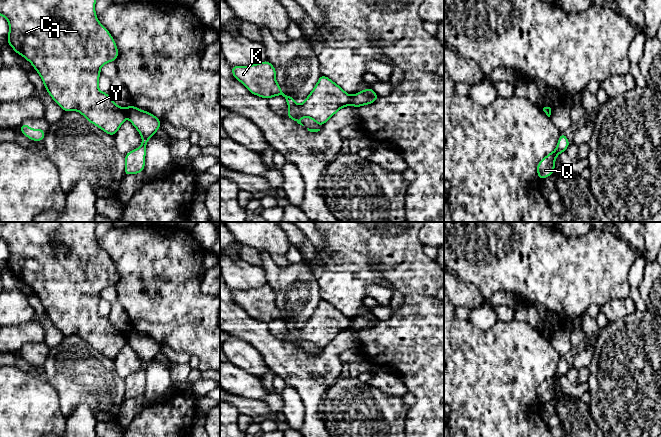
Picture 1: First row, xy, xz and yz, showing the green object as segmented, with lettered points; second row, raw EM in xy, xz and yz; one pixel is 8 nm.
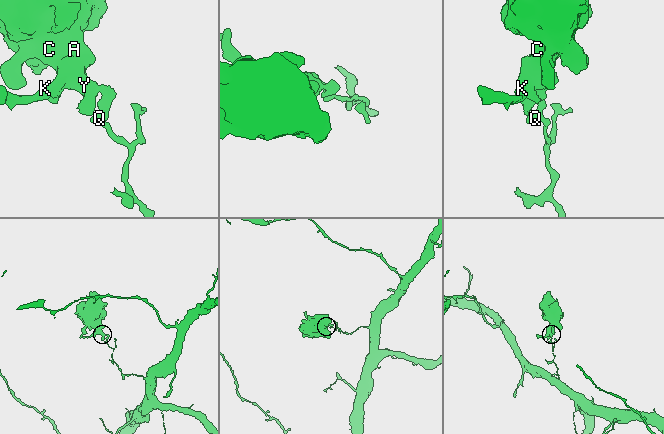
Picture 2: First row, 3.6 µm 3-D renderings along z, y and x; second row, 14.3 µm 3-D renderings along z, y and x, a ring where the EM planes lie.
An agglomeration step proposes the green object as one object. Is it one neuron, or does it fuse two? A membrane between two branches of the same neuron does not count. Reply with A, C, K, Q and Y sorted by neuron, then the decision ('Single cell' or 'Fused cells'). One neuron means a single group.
Groups: A C K Y / Q. Fused cells

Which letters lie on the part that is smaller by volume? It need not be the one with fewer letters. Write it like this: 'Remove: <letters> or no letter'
Remove: A, C, K, Y

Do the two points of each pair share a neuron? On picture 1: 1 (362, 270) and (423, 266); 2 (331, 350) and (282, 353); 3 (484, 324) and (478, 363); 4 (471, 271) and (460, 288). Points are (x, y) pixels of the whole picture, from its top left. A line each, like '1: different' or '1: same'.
1: same
2: same
3: different
4: different

